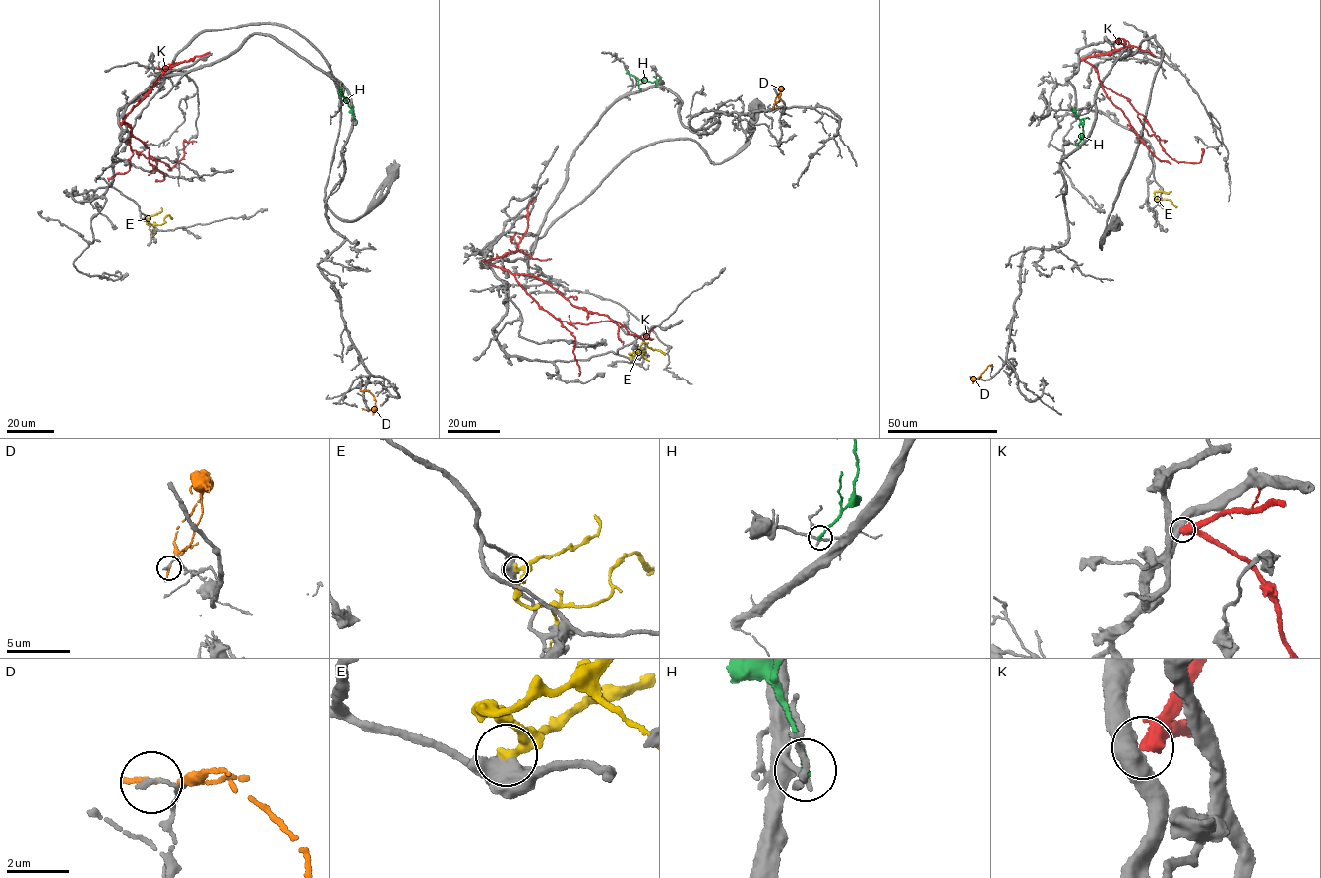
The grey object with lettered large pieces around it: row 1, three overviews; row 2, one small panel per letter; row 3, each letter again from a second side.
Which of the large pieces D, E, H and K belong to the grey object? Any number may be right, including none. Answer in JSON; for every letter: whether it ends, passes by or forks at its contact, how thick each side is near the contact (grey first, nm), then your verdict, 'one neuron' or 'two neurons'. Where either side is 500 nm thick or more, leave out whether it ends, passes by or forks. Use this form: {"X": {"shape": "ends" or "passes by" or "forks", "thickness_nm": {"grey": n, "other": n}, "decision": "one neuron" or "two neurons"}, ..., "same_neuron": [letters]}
{"D": {"shape": "ends", "thickness_nm": {"grey": 160, "other": 150}, "decision": "two neurons"}, "E": {"shape": "passes by", "thickness_nm": {"grey": 480, "other": 280}, "decision": "two neurons"}, "H": {"shape": "ends", "thickness_nm": {"grey": 160, "other": 170}, "decision": "two neurons"}, "K": {"thickness_nm": {"grey": 500, "other": 600}, "decision": "two neurons"}, "same_neuron": []}

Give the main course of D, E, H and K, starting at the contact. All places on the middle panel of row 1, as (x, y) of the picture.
D: (773, 106), (782, 88), (776, 103)
E: (630, 358), (630, 354), (637, 351), (644, 342), (665, 355)
H: (660, 77), (652, 82), (640, 80), (626, 70)
K: (482, 261), (514, 275), (539, 306), (561, 321), (617, 321), (644, 339), (651, 339), (646, 336), (655, 326)

